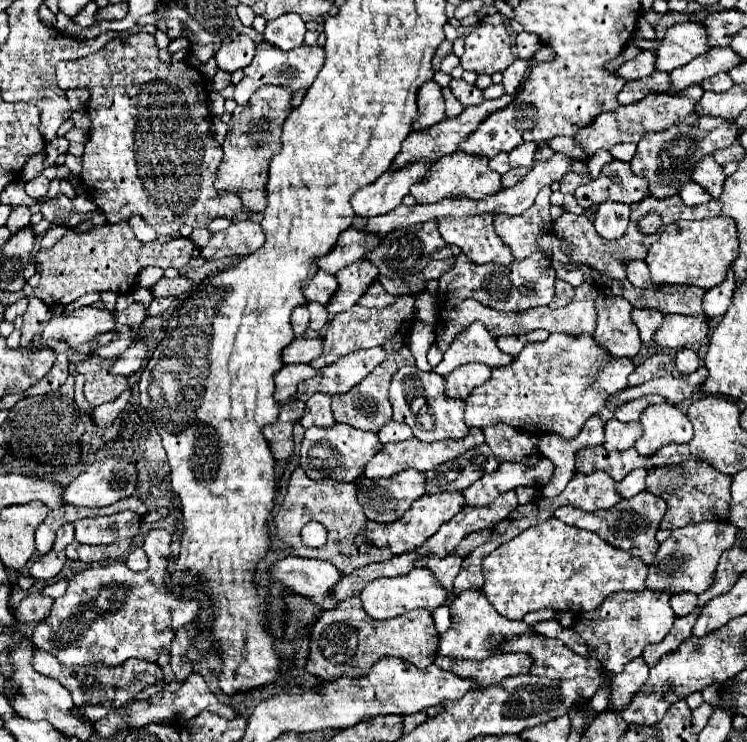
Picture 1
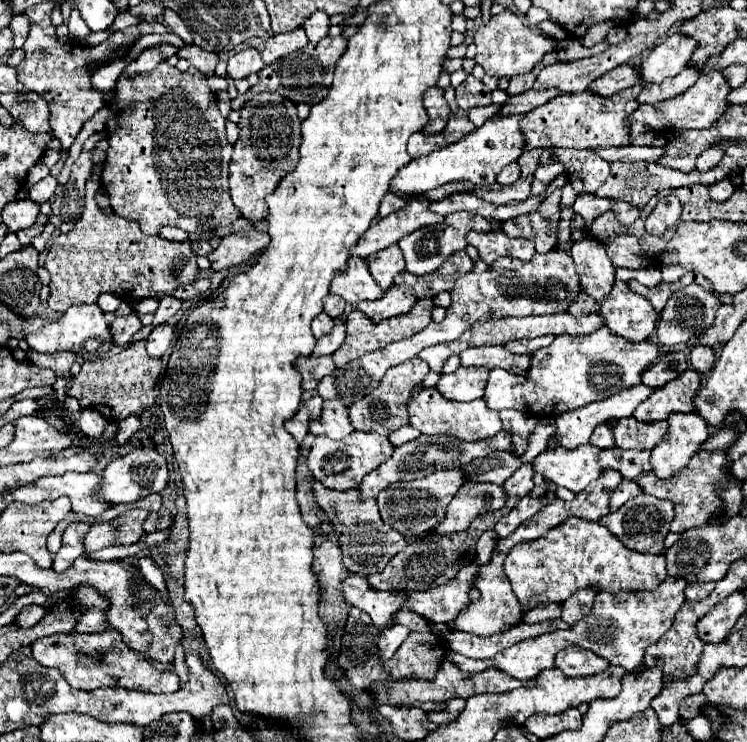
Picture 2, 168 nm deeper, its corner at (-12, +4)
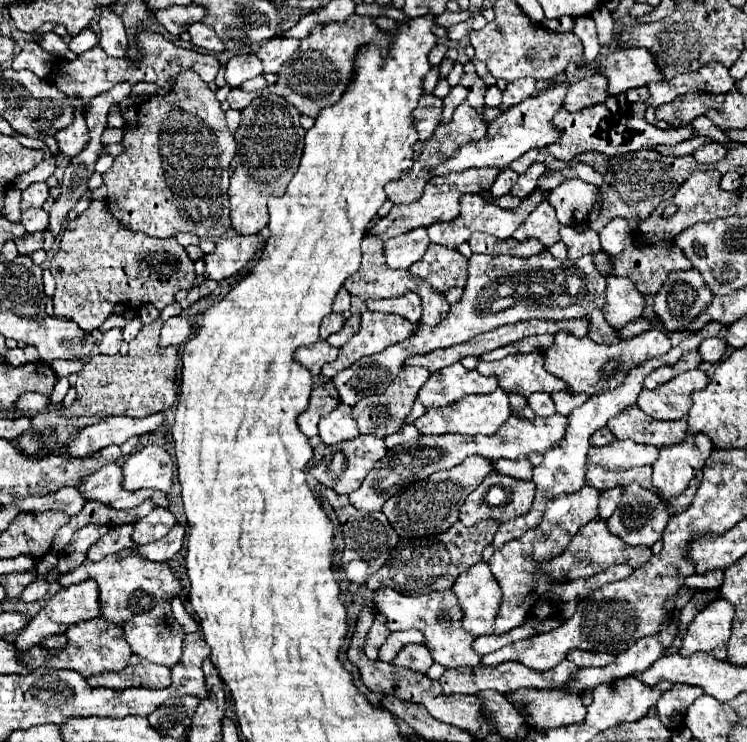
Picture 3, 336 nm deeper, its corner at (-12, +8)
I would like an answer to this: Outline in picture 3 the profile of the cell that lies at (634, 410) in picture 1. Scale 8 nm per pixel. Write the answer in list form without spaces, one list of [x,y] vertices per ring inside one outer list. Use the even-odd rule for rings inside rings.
[[[688,370],[672,382],[656,390],[642,390],[638,396],[638,406],[656,420],[680,420],[688,416],[692,408],[692,392],[706,388],[710,378],[704,370]]]

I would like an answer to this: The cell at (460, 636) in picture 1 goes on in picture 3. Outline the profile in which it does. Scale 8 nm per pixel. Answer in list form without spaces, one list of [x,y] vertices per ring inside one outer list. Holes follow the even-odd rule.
[[[572,650],[568,654],[568,660],[576,662],[578,666],[608,666],[614,662],[614,654],[606,652],[586,652],[586,650]]]

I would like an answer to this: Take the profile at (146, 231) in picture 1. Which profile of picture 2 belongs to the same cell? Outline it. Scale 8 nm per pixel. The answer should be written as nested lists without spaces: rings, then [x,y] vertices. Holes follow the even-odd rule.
[[[162,226],[160,228],[160,232],[158,232],[162,238],[168,238],[168,240],[180,240],[180,242],[184,242],[184,240],[188,240],[188,232],[184,232],[184,230],[180,230],[180,228],[172,228],[172,226]]]

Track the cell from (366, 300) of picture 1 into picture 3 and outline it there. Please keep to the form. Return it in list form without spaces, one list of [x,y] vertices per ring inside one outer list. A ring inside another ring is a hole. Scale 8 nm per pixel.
[[[404,294],[400,298],[388,298],[388,300],[368,300],[368,310],[370,312],[390,312],[398,314],[410,322],[420,322],[420,298],[418,294]]]

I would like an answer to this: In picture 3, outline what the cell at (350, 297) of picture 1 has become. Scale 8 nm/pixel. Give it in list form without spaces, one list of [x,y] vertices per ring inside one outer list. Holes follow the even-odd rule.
[[[414,228],[408,234],[400,234],[384,244],[384,256],[394,270],[406,270],[418,262],[430,244],[426,228]]]

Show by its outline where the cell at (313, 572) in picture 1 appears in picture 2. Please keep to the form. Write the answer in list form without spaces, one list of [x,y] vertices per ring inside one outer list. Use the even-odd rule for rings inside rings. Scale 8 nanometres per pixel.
[[[348,574],[342,580],[342,596],[350,606],[360,608],[370,614],[372,622],[380,628],[388,628],[392,614],[400,610],[402,598],[394,592],[376,592],[368,586],[366,578],[360,574]]]

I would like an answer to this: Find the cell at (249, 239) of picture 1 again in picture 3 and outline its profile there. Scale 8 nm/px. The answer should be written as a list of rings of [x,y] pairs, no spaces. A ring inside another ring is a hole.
[[[232,236],[222,238],[216,244],[216,250],[208,256],[204,256],[206,280],[224,280],[236,274],[242,266],[246,266],[248,260],[254,258],[258,250],[258,236]]]

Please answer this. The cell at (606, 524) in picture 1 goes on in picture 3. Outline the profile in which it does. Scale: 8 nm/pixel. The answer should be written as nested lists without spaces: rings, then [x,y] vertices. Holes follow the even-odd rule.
[[[632,482],[632,484],[624,486],[620,506],[616,508],[616,512],[606,522],[608,522],[610,532],[620,536],[626,544],[630,544],[630,546],[648,546],[650,548],[662,538],[664,528],[668,524],[668,518],[670,518],[670,514],[668,514],[668,508],[664,506],[664,502],[660,502],[660,498],[656,498],[654,492],[644,490],[642,486]]]

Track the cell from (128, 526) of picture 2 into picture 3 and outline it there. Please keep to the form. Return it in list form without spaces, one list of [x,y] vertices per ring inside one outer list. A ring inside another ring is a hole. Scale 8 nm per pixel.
[[[112,528],[104,538],[100,538],[100,542],[96,542],[88,550],[88,560],[96,562],[96,560],[102,560],[104,556],[118,554],[124,548],[132,548],[134,542],[132,542],[130,534],[132,534],[130,528]]]

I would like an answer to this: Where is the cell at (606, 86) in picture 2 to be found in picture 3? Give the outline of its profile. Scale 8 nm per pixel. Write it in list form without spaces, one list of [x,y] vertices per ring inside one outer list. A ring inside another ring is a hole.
[[[590,74],[568,86],[562,106],[568,112],[578,112],[582,108],[600,104],[608,98],[606,86],[608,86],[608,82],[604,82],[604,78],[600,78],[600,74]]]

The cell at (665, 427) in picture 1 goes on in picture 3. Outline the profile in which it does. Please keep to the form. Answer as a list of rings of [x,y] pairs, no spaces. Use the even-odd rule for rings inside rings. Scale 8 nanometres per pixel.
[[[704,434],[686,436],[680,446],[660,450],[660,458],[652,466],[652,486],[660,492],[662,502],[668,504],[670,498],[680,496],[690,486],[690,480],[704,468],[710,452],[712,442]]]

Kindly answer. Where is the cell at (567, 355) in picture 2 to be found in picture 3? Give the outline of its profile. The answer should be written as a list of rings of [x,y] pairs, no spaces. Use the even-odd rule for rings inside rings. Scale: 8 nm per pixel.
[[[650,330],[630,340],[620,340],[616,344],[596,344],[588,336],[576,338],[572,334],[556,334],[554,344],[544,352],[546,358],[546,370],[554,374],[556,378],[564,380],[568,384],[568,390],[572,394],[602,394],[608,390],[614,390],[618,384],[622,384],[624,376],[636,368],[638,364],[658,358],[666,354],[672,348],[672,340],[662,330]]]

